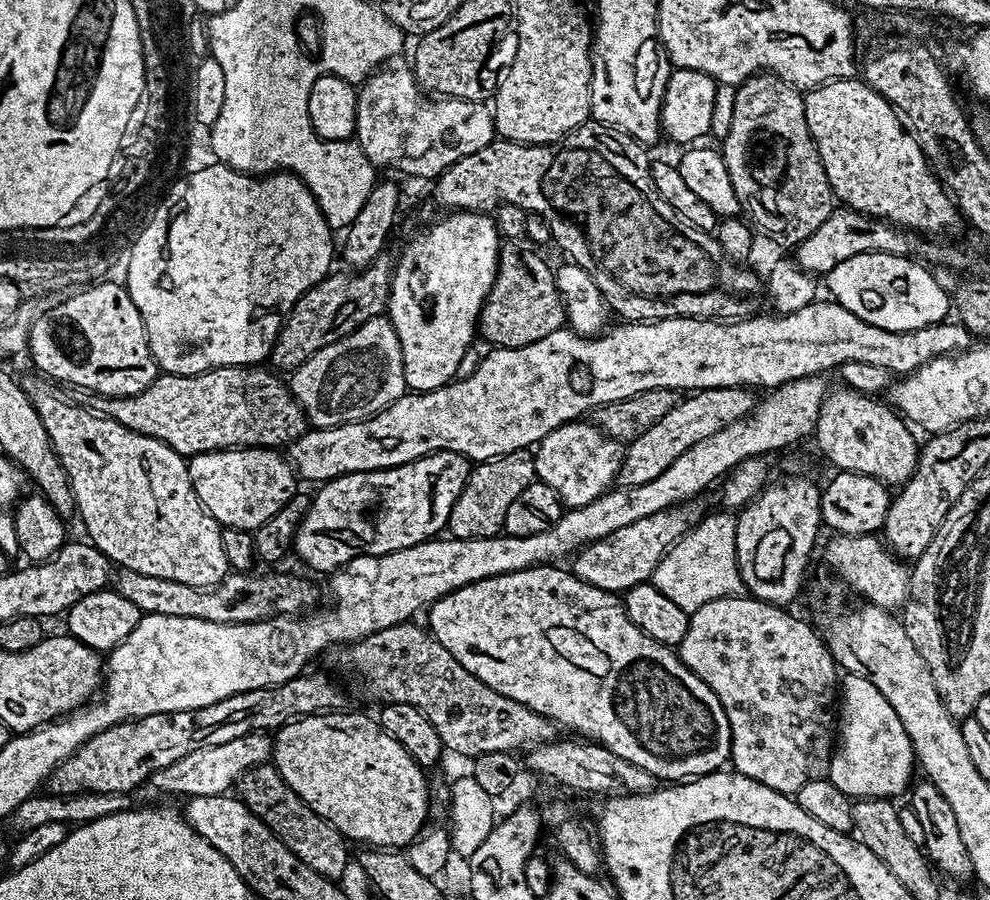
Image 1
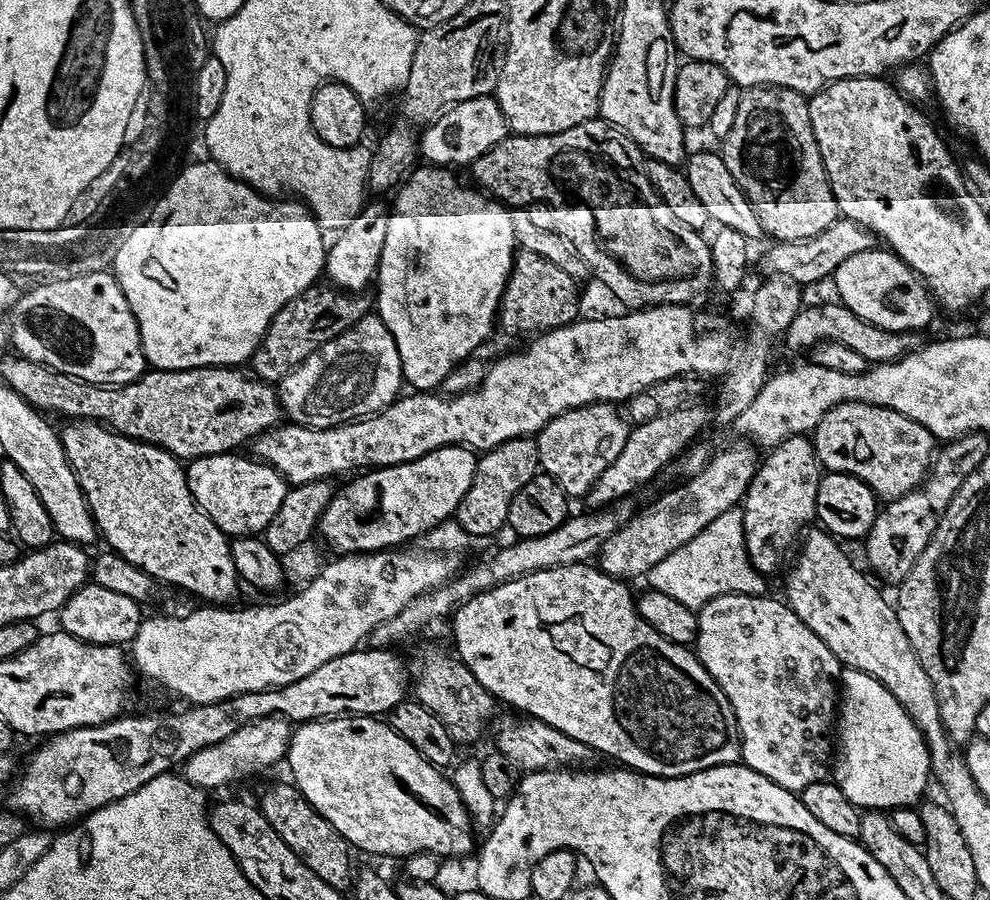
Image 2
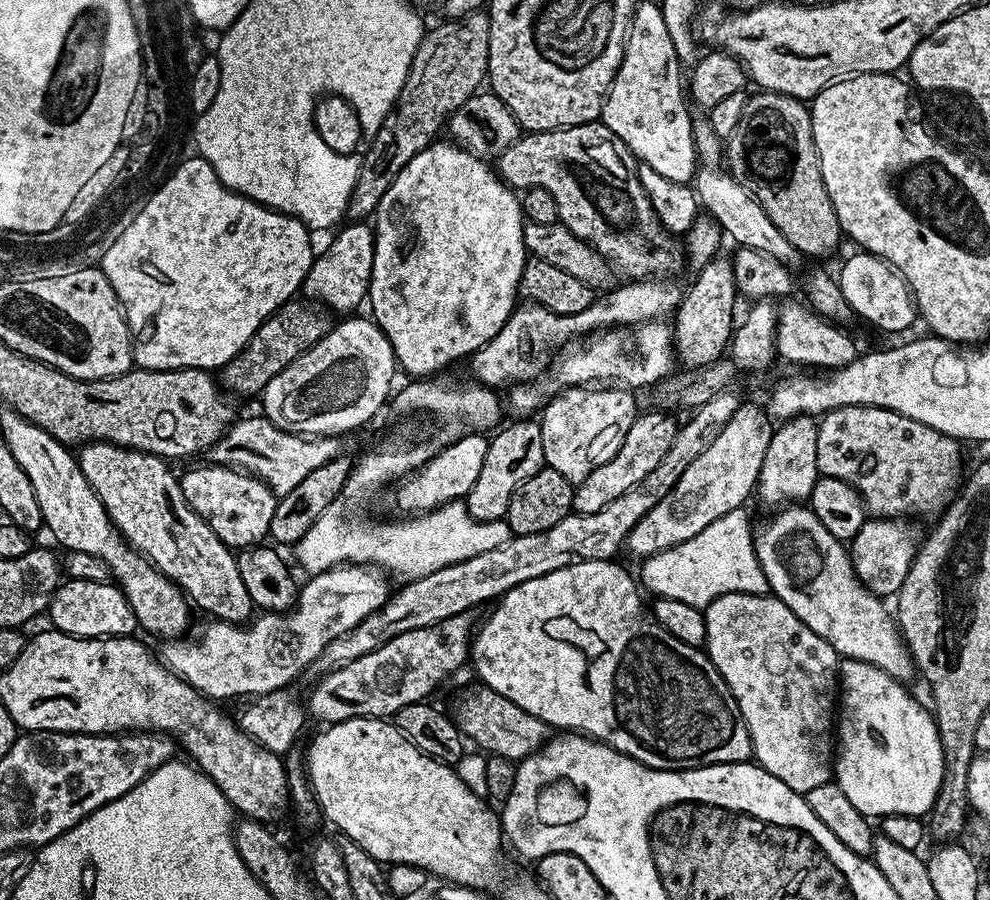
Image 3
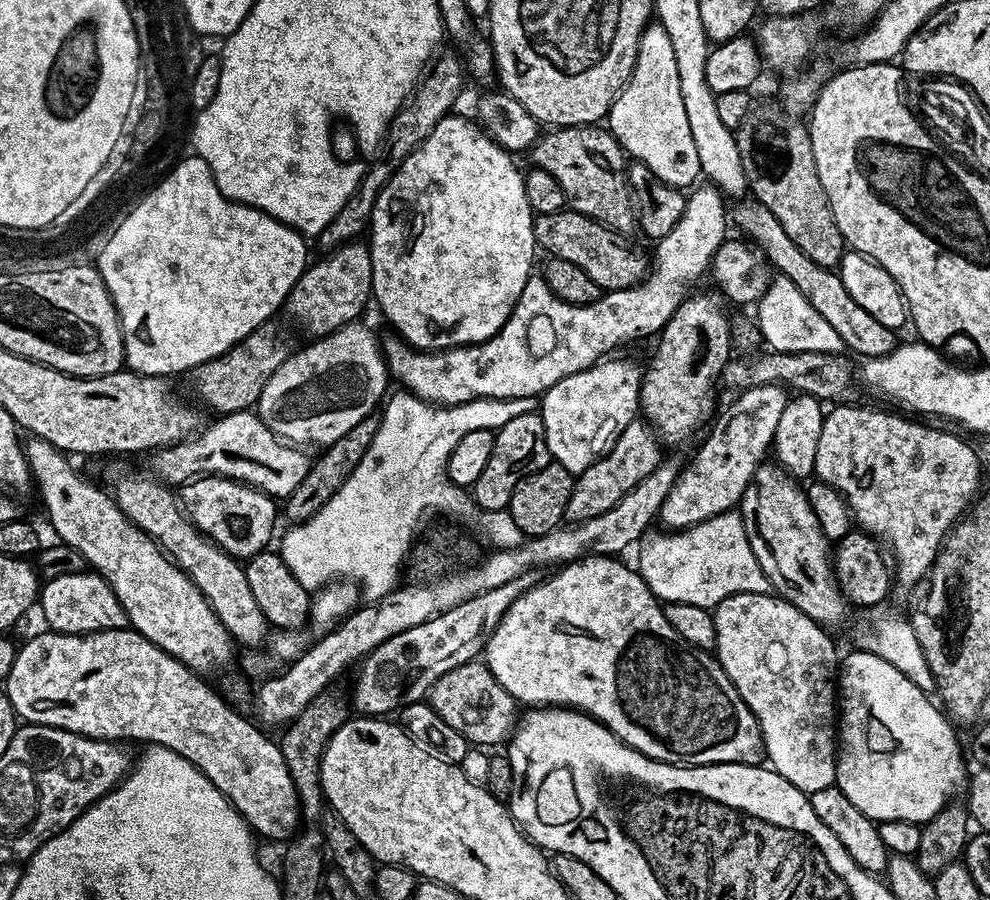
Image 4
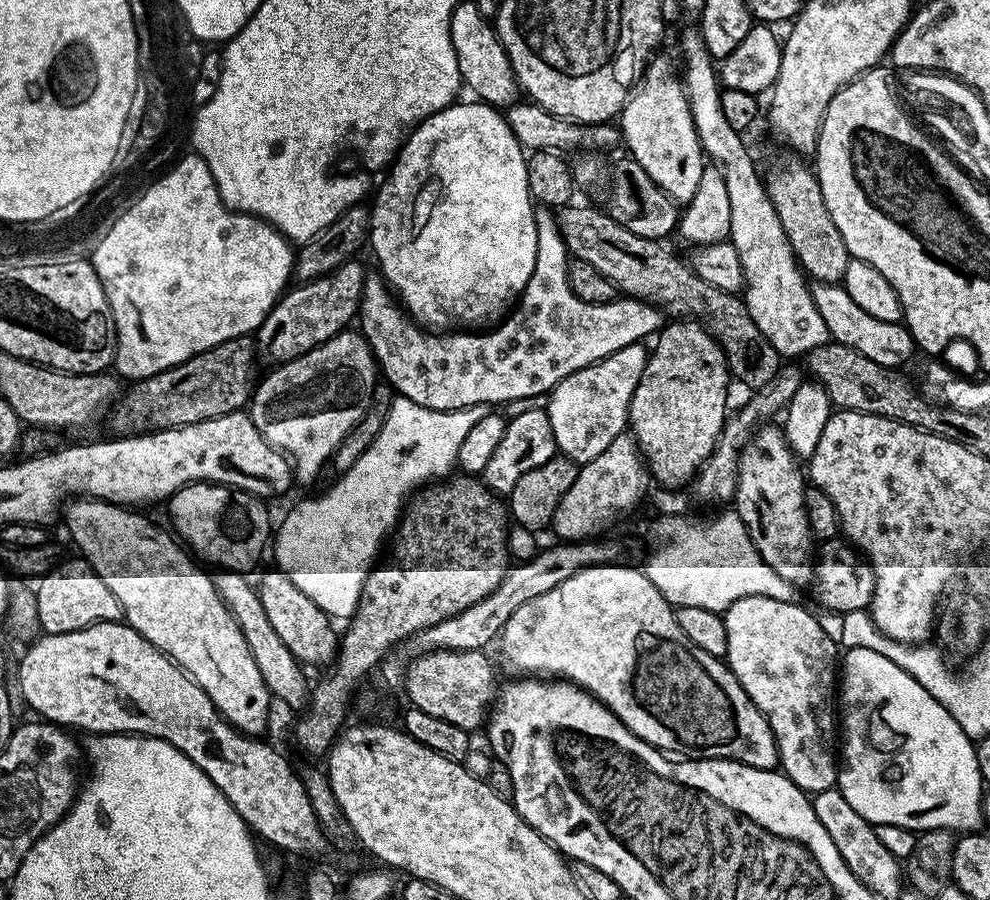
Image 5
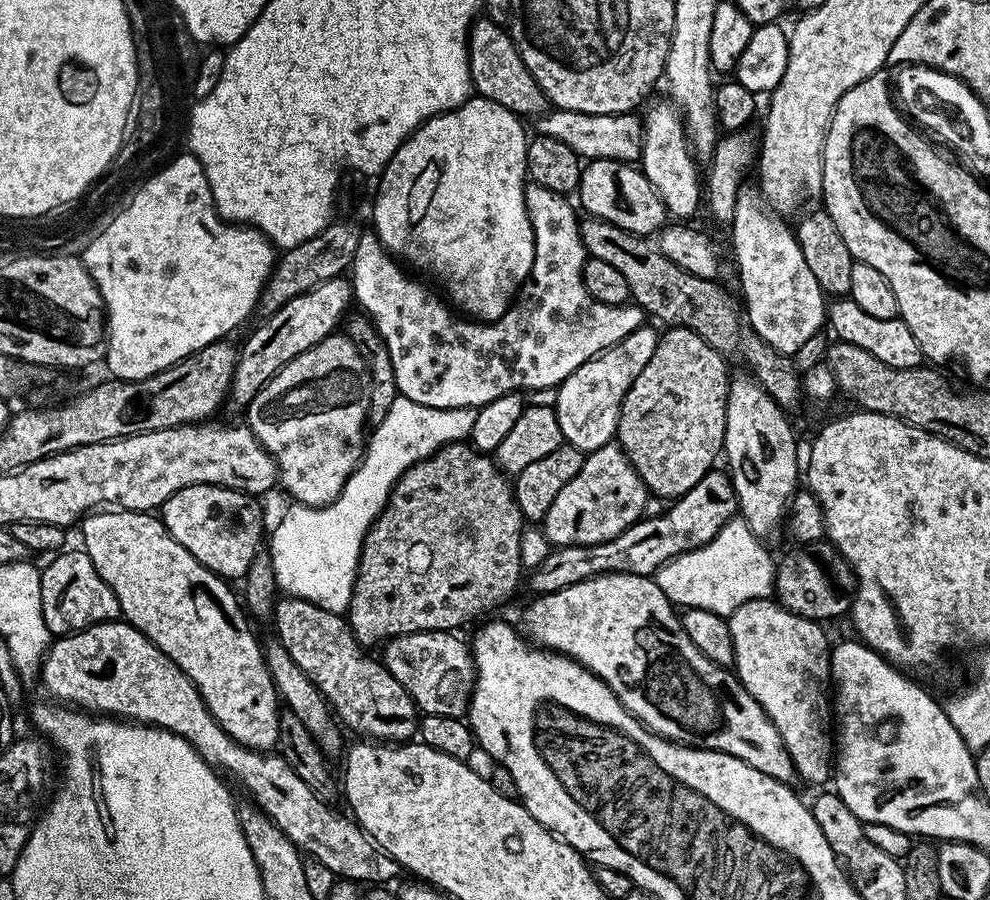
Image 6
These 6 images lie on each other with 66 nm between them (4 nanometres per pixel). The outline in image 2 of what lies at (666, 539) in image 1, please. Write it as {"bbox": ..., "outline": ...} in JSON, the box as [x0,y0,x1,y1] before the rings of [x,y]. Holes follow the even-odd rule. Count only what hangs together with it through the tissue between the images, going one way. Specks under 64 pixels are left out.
{"bbox":[596,438,760,580],"outline":[[[740,438],[734,442],[736,443],[726,450],[720,451],[717,455],[715,453],[704,464],[704,468],[687,477],[688,480],[684,484],[664,493],[651,506],[642,509],[633,517],[630,516],[600,547],[600,555],[596,558],[600,570],[616,579],[631,580],[630,578],[638,576],[645,577],[658,562],[696,537],[720,514],[737,507],[743,501],[745,491],[759,468],[760,454],[751,441]]]}

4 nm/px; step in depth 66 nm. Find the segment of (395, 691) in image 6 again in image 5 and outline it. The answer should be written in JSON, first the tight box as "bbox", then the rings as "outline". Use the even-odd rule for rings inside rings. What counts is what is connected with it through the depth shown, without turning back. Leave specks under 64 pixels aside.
{"bbox":[258,570,338,665],"outline":[[[279,570],[264,572],[258,580],[258,591],[262,607],[266,610],[266,618],[270,618],[270,626],[274,626],[278,638],[286,642],[286,650],[294,654],[294,658],[300,661],[301,665],[328,664],[331,665],[338,655],[338,632],[332,629],[329,613],[320,609],[317,604],[294,582],[290,582],[288,575]]]}

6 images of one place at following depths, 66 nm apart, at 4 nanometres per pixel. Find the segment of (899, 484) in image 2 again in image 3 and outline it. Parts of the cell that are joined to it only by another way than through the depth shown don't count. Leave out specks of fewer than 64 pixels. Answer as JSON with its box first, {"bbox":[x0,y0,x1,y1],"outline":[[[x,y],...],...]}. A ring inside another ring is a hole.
{"bbox":[818,404,962,518],"outline":[[[865,404],[834,408],[831,412],[825,412],[818,424],[818,470],[820,475],[838,478],[850,485],[851,488],[855,488],[864,500],[865,509],[876,518],[913,518],[912,516],[928,516],[931,512],[936,512],[935,514],[943,513],[944,509],[952,503],[962,484],[962,472],[960,476],[960,448],[962,448],[961,441],[955,440],[953,436],[942,434],[922,422],[914,422],[914,418],[906,418],[894,410],[871,408]]]}

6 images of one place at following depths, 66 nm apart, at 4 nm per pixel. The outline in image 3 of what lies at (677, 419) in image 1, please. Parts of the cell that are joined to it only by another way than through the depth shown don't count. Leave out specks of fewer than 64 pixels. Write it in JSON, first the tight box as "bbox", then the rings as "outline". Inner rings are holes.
{"bbox":[572,410,677,514],"outline":[[[648,410],[645,416],[644,413],[637,415],[618,454],[614,454],[610,462],[602,462],[598,470],[590,470],[590,474],[586,474],[582,483],[575,485],[572,494],[572,512],[594,514],[594,510],[602,510],[602,506],[610,506],[614,498],[622,498],[626,490],[642,482],[642,478],[646,478],[646,474],[650,474],[650,470],[654,470],[654,466],[658,466],[658,462],[666,458],[666,450],[670,450],[670,442],[674,442],[676,437],[677,421],[672,421],[668,416],[671,415],[660,410]]]}

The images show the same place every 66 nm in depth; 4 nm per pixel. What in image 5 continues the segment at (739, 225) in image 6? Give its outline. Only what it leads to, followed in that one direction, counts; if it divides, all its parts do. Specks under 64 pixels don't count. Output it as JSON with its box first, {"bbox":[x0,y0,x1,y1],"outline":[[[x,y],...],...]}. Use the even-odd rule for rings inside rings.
{"bbox":[684,34,829,354],"outline":[[[699,34],[685,38],[684,60],[684,95],[688,97],[700,147],[704,149],[705,157],[719,168],[720,176],[726,182],[730,218],[728,235],[734,250],[738,250],[744,270],[744,304],[750,310],[750,318],[754,318],[758,330],[762,330],[765,338],[781,354],[807,354],[813,348],[829,343],[826,322],[822,322],[822,314],[818,314],[818,306],[814,306],[811,287],[807,283],[804,285],[805,273],[792,252],[790,242],[782,230],[782,222],[764,189],[761,169],[758,164],[756,168],[752,161],[744,145],[745,137],[735,132],[722,114],[722,85],[718,79],[718,68]]]}

